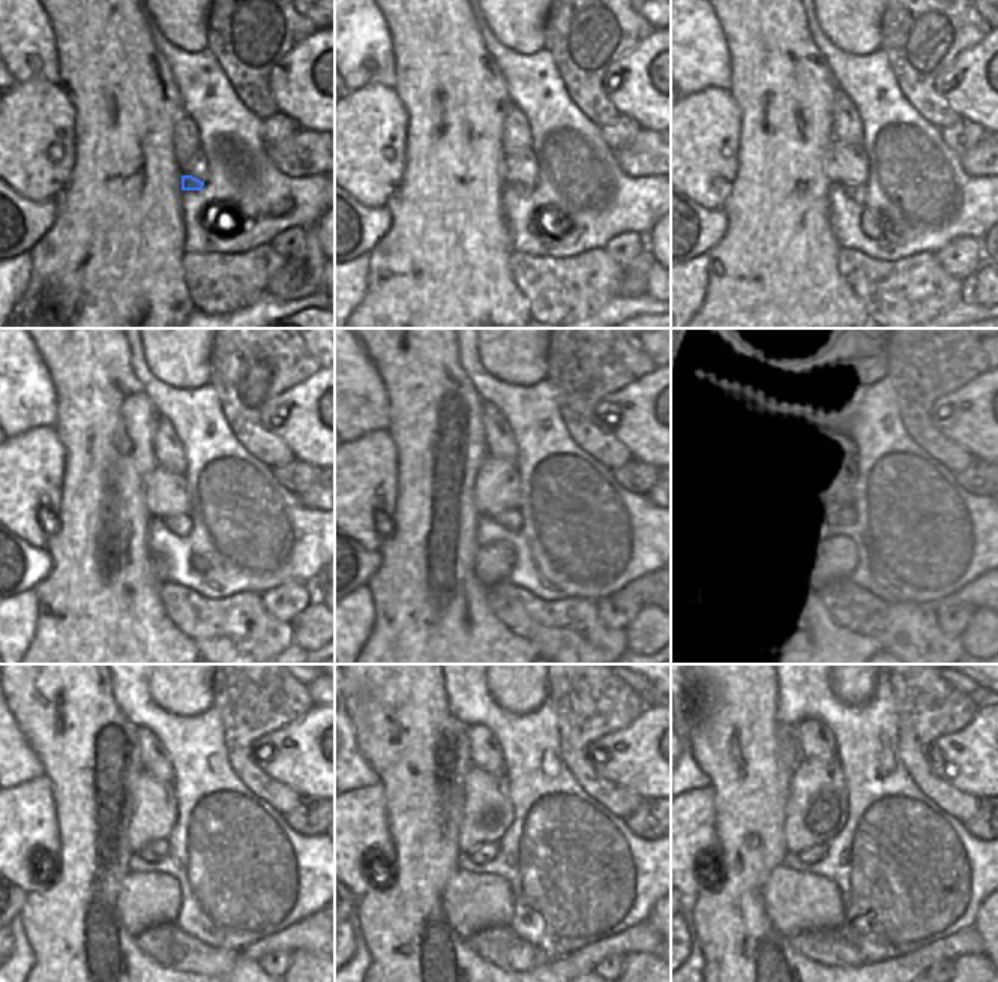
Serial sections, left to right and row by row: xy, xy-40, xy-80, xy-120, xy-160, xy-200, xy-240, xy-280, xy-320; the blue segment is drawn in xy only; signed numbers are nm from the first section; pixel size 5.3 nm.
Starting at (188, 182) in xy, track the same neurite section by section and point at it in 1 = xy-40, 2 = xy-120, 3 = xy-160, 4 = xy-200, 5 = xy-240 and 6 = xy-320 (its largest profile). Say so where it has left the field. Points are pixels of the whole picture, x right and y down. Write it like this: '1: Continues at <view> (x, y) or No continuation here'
1: Continues at xy-40 (527, 189)
2: Continues at xy-120 (177, 523)
3: Continues at xy-160 (509, 519)
4: Continues at xy-200 (839, 514)
5: Continues at xy-240 (153, 852)
6: Continues at xy-320 (812, 855).

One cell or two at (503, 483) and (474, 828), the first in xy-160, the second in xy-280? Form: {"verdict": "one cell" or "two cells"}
{"verdict": "one cell"}

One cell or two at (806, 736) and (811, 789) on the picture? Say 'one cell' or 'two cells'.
two cells

